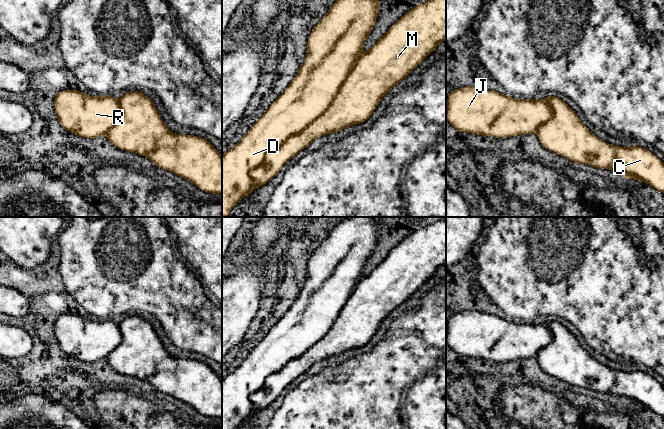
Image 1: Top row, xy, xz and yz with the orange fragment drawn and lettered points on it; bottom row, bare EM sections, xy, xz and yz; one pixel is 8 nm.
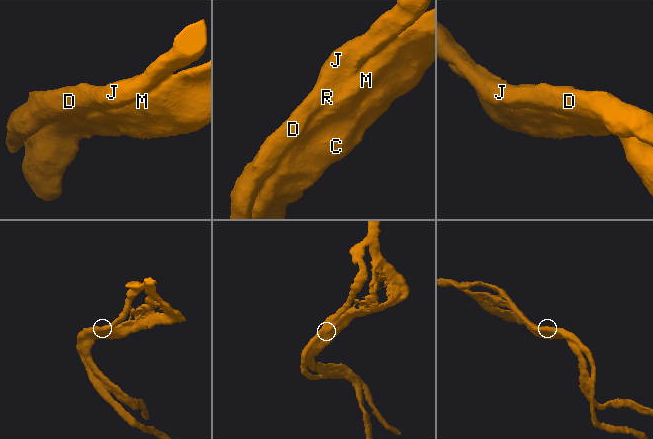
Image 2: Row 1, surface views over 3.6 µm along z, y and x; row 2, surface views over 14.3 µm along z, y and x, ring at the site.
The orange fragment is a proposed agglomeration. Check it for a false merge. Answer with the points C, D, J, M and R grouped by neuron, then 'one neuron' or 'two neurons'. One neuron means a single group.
C M / D J R; two neurons

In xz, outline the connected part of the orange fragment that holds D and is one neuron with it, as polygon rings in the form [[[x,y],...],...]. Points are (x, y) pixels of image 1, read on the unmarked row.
[[[348,217],[340,221],[313,251],[307,264],[306,282],[295,302],[241,364],[222,379],[222,429],[236,429],[253,410],[250,395],[263,389],[266,378],[279,372],[290,360],[301,356],[330,330],[355,286],[361,280],[362,272],[373,255],[380,228],[381,224],[377,221],[377,217]]]

